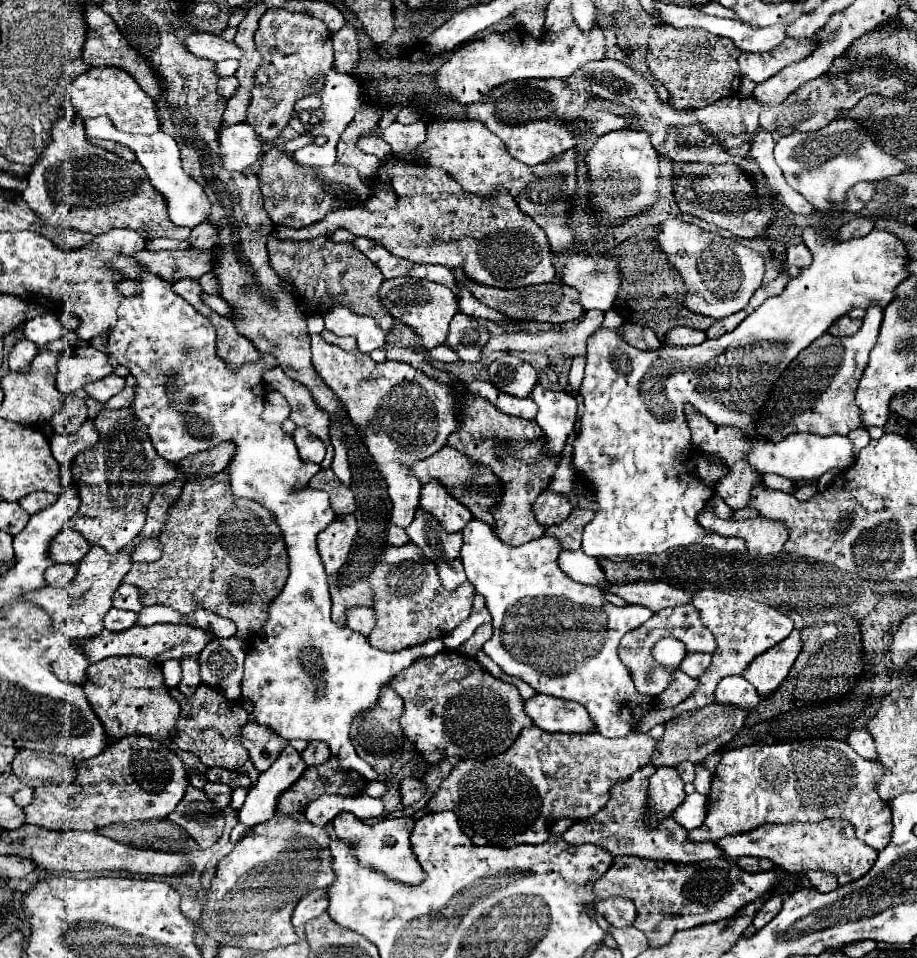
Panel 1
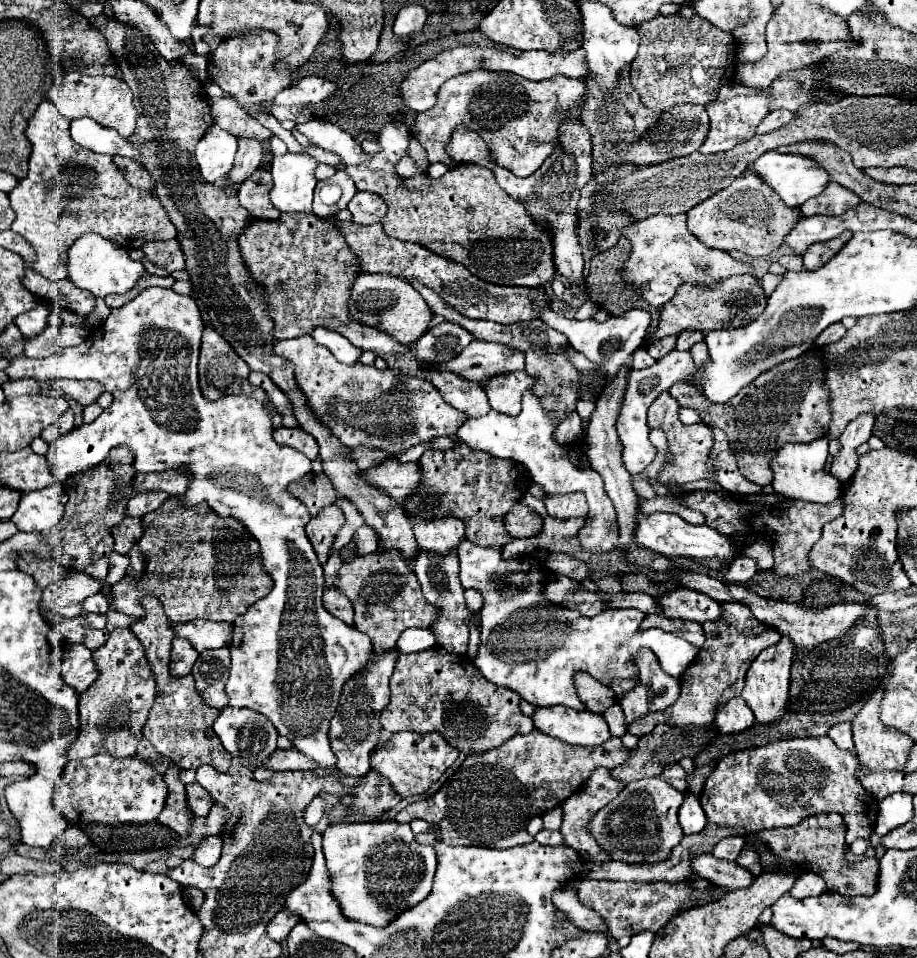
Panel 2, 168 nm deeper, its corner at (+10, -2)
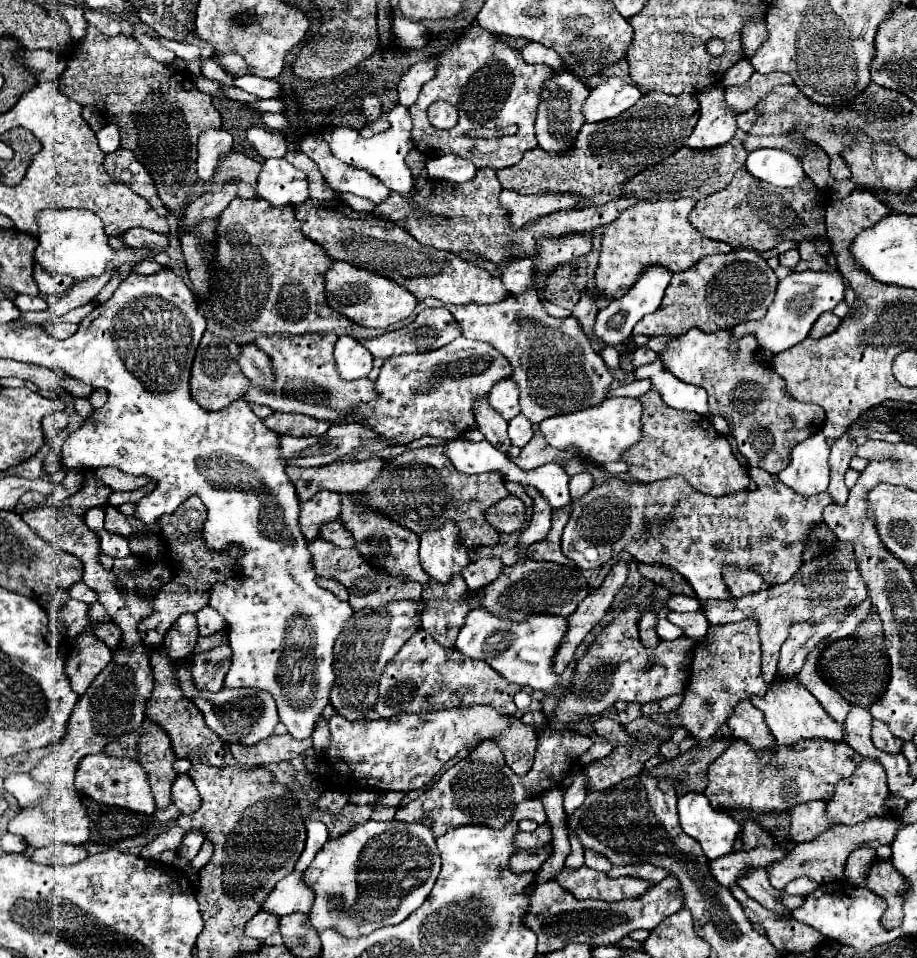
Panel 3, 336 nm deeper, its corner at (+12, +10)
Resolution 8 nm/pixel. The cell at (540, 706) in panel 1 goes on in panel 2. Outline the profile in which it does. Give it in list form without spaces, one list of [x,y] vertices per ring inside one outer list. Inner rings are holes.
[[[566,706],[538,708],[532,720],[540,732],[546,732],[548,736],[570,744],[600,746],[612,736],[606,720],[600,714],[588,710],[576,712]]]

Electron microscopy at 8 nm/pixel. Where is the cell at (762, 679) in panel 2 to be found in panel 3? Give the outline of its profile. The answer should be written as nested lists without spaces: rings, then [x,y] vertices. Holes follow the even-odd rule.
[[[792,676],[792,680],[780,680],[780,684],[772,680],[772,684],[768,684],[768,692],[764,696],[752,696],[750,702],[764,712],[764,720],[780,744],[794,744],[802,738],[828,738],[838,742],[844,736],[842,724],[834,722],[824,712],[818,700],[800,682],[796,682],[796,676]]]

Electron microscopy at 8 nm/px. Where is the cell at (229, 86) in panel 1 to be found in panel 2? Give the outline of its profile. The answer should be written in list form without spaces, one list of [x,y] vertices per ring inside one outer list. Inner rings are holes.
[[[212,98],[210,100],[214,122],[236,138],[254,138],[254,140],[270,140],[272,132],[264,128],[258,120],[250,118],[234,98]]]

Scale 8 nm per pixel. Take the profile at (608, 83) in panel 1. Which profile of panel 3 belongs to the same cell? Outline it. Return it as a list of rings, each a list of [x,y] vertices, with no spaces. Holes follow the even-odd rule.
[[[472,24],[466,28],[456,42],[440,54],[440,66],[436,76],[424,84],[418,100],[410,106],[414,122],[412,140],[414,146],[428,158],[444,154],[456,154],[470,160],[476,168],[490,166],[494,170],[508,168],[520,162],[524,152],[538,148],[534,122],[540,104],[540,92],[544,80],[554,70],[542,64],[526,64],[518,50],[504,42],[498,42],[496,34]],[[432,102],[450,102],[458,110],[458,124],[450,130],[438,130],[428,122],[426,110]],[[510,124],[518,126],[514,136],[494,136],[492,130],[502,130]]]

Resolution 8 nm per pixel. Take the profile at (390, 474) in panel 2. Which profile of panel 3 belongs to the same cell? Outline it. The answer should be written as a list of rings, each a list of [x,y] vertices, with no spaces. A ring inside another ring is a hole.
[[[368,458],[362,462],[332,462],[320,468],[296,468],[288,466],[286,474],[296,486],[298,498],[302,502],[310,500],[314,492],[332,490],[332,492],[360,492],[376,480],[378,472],[384,470],[386,460]]]

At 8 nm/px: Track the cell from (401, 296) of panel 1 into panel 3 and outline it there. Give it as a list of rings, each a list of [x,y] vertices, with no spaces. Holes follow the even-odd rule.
[[[334,262],[326,274],[326,296],[328,304],[344,314],[346,318],[358,322],[366,328],[386,328],[404,318],[408,318],[418,306],[416,296],[412,296],[406,288],[392,284],[392,280],[384,280],[384,276],[376,276],[374,272],[356,268],[348,262]]]

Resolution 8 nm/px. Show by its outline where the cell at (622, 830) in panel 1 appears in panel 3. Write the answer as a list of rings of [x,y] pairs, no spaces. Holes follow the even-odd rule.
[[[752,868],[748,870],[744,876],[740,876],[740,880],[736,880],[736,884],[754,900],[758,900],[764,908],[768,910],[778,910],[778,912],[786,912],[788,910],[778,902],[780,890],[774,890],[768,882],[768,872],[764,868]]]

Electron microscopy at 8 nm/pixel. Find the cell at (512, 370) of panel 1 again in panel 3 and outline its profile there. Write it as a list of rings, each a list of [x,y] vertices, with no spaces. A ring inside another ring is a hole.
[[[510,376],[508,380],[500,380],[500,384],[492,386],[492,392],[488,394],[490,406],[504,416],[504,420],[512,420],[516,414],[520,414],[520,404],[518,404],[520,390]]]

